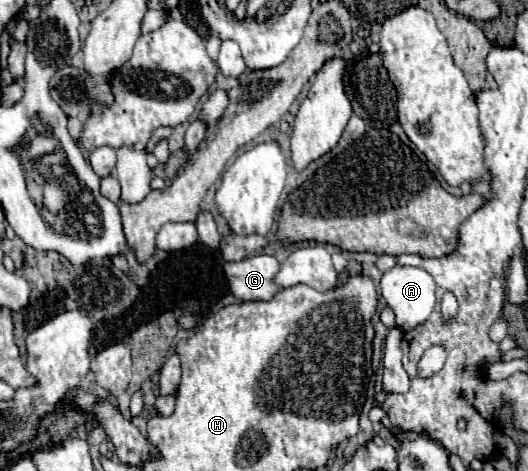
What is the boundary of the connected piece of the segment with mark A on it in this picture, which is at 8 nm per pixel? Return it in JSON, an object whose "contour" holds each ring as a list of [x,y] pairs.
{"contour":[[[395,265],[395,267],[391,267],[389,271],[383,273],[379,287],[381,287],[381,295],[385,297],[387,305],[393,309],[395,323],[397,323],[397,327],[401,331],[407,331],[407,329],[413,329],[415,325],[421,325],[423,321],[427,321],[427,317],[433,311],[433,305],[435,305],[435,281],[425,269]]]}

